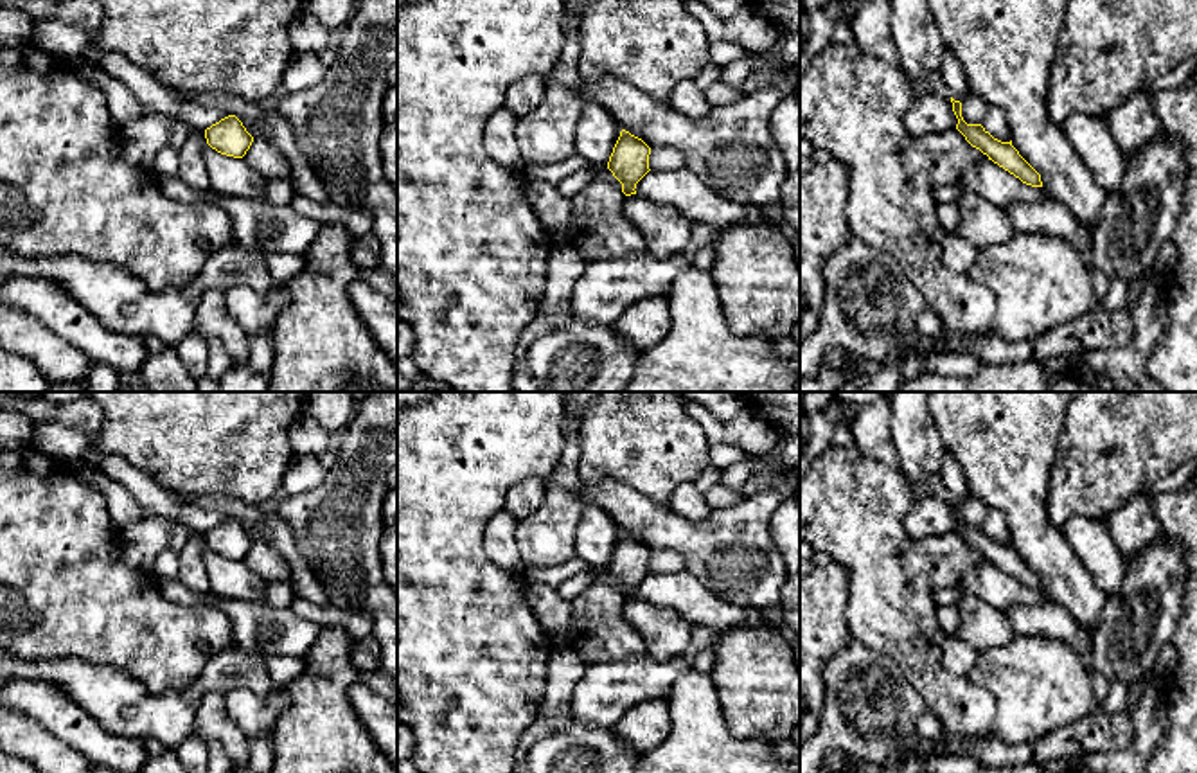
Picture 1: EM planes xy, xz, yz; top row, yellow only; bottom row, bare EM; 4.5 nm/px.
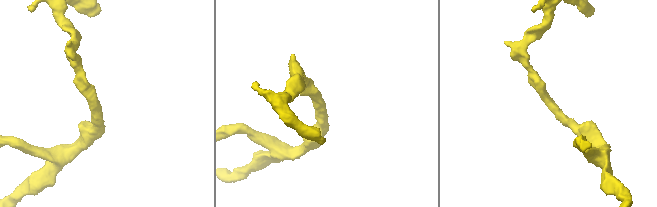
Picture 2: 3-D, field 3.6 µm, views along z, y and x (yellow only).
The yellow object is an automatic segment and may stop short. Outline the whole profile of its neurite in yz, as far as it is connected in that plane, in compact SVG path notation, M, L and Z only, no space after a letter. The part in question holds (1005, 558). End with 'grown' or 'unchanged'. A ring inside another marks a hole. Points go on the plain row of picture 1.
M954 503L953 514L958 521L956 532L965 539L965 543L989 559L994 566L1019 581L1023 586L1032 590L1042 590L1041 577L1019 557L1019 554L1010 545L1001 545L994 541L981 527L967 527L962 520L962 505Z; unchanged

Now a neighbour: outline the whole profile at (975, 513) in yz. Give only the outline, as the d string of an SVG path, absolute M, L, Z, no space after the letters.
M967 494L967 498L962 503L963 523L967 527L983 527L987 516L989 516L989 507L972 494Z

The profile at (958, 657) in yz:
M949 636L942 649L942 665L956 674L967 676L978 660L978 651L958 636Z

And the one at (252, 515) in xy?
M165 489L165 493L176 503L189 503L189 505L196 505L196 507L201 507L207 511L223 512L223 514L234 516L239 521L248 523L248 525L257 525L262 520L262 511L259 505L248 505L235 498L226 498L226 496L219 496L219 494L210 494L205 498L187 498L187 496L171 493L167 489Z

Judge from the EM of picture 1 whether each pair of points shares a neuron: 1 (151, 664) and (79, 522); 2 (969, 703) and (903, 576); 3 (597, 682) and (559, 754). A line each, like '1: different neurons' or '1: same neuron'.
1: same neuron
2: same neuron
3: different neurons

